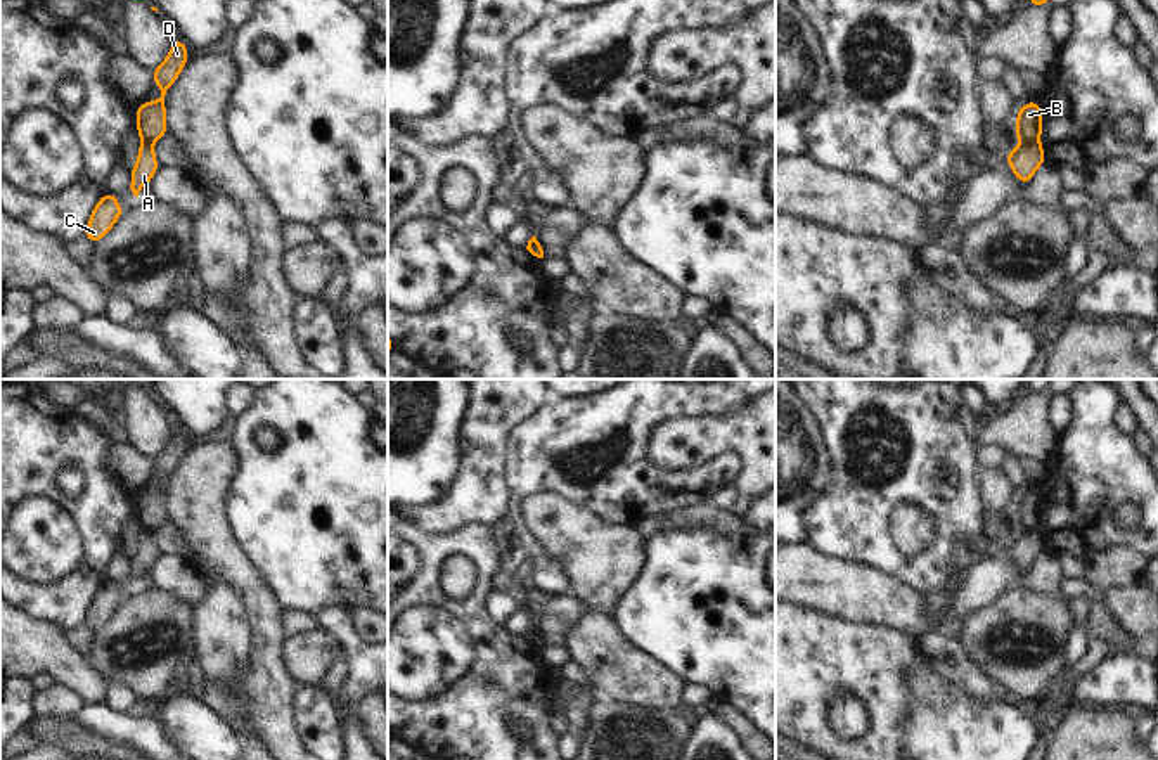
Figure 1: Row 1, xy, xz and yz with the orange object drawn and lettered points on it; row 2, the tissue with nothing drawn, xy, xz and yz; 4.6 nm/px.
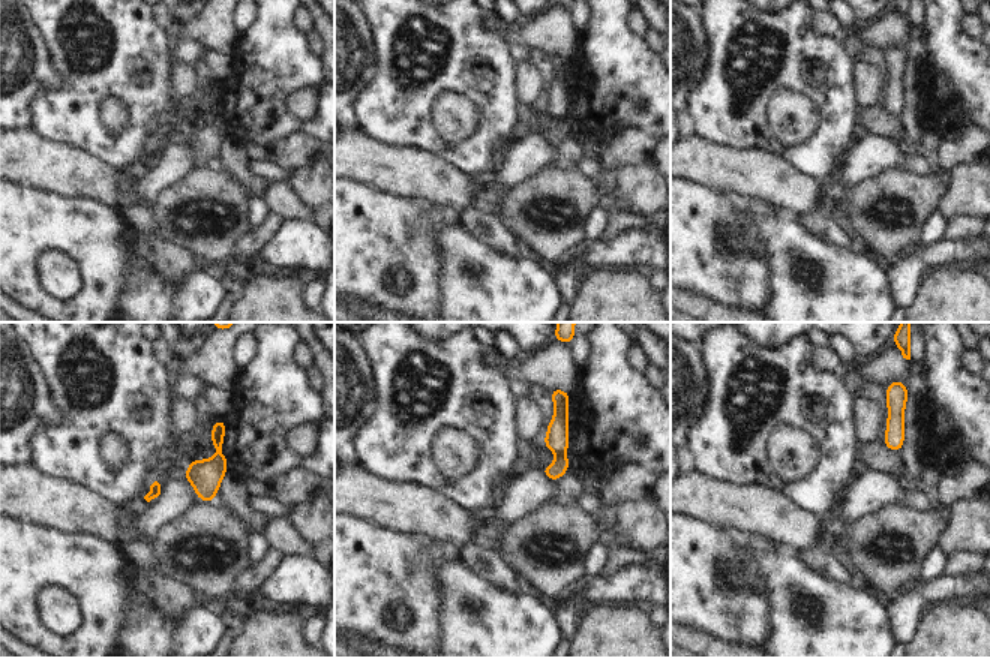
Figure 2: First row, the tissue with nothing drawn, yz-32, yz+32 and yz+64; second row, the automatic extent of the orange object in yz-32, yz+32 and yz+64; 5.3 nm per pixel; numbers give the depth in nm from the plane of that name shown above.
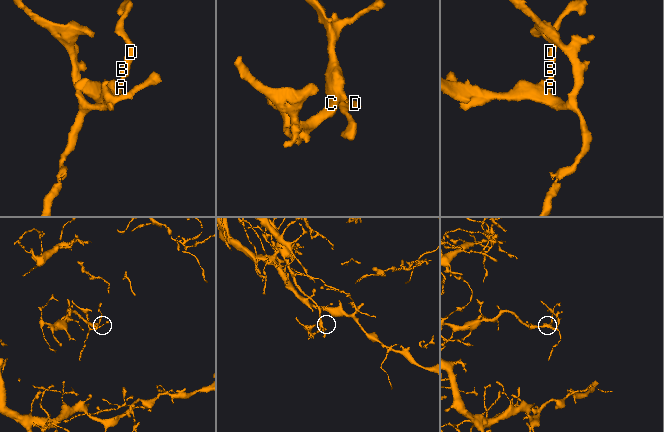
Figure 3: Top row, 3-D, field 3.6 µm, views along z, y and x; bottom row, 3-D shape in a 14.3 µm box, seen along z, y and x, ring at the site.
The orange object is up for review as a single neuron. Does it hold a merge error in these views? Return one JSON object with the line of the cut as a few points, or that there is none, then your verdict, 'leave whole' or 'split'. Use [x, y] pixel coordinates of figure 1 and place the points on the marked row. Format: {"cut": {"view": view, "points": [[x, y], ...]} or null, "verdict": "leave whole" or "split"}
{"cut": {"view": "yz", "points": [[1037, 141], [1023, 144]]}, "verdict": "split"}

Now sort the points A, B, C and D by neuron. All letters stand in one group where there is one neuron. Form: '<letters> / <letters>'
A C / B D

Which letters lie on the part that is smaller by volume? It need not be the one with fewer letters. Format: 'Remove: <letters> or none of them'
Remove: B, D

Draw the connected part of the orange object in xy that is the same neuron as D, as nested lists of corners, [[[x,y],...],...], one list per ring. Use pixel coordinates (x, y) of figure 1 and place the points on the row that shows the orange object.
[[[173,38],[168,57],[152,71],[152,81],[159,87],[161,97],[154,102],[142,102],[135,113],[137,132],[142,142],[152,144],[168,135],[164,95],[189,59],[187,43]]]

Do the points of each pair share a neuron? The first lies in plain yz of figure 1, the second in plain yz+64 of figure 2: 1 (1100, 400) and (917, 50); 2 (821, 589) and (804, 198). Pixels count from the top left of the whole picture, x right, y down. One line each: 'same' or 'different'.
1: different
2: same

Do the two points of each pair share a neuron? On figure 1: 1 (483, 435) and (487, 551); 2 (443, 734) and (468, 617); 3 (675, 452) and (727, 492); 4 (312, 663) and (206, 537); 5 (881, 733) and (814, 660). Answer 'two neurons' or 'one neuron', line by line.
1: two neurons
2: one neuron
3: two neurons
4: two neurons
5: one neuron

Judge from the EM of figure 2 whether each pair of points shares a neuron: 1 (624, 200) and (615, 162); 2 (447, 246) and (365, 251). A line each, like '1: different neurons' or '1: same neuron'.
1: different neurons
2: different neurons

